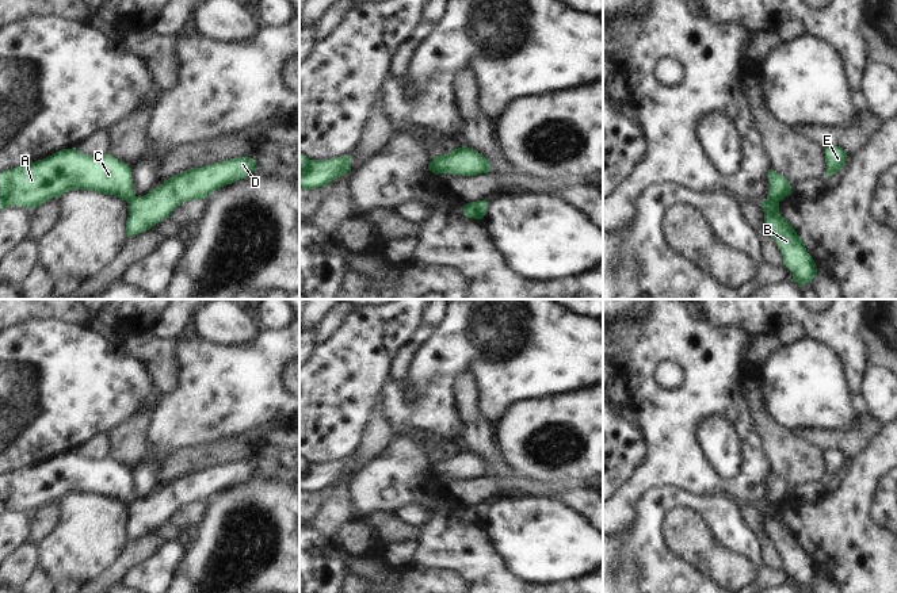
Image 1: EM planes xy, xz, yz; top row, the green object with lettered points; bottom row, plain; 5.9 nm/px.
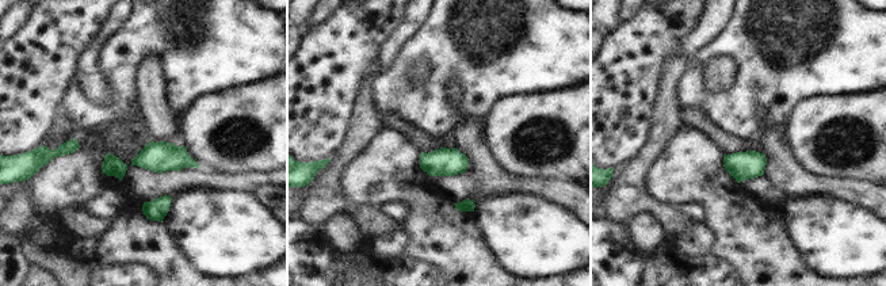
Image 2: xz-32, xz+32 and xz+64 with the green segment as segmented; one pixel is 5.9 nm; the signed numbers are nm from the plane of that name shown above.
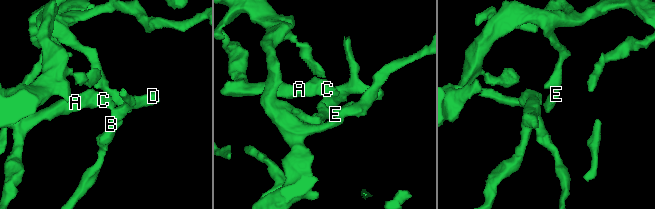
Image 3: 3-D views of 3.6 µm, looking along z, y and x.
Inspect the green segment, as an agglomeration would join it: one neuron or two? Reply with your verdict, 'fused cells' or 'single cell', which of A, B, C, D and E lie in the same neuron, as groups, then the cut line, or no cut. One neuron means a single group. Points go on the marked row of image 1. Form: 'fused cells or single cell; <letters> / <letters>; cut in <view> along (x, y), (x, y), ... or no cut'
fused cells; A C E / B D; cut in yz along (767, 198), (778, 202)

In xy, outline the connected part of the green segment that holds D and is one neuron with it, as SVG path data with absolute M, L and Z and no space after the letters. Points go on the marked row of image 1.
M237 157L171 176L149 194L129 202L127 237L146 232L164 218L169 218L182 203L205 199L215 190L245 179L256 169L253 158Z

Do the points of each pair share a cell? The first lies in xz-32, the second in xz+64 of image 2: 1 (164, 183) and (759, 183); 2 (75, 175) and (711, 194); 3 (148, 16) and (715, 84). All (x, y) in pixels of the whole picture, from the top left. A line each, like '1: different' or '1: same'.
1: same
2: same
3: different

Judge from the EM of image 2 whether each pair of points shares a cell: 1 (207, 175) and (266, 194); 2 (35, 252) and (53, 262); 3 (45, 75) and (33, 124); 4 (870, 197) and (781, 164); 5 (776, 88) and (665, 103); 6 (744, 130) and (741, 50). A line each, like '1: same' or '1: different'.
1: different
2: same
3: same
4: same
5: different
6: same

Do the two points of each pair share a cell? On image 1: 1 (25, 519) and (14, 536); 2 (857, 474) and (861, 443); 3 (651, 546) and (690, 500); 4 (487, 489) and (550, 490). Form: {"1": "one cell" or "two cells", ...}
{"1": "one cell", "2": "two cells", "3": "one cell", "4": "one cell"}

